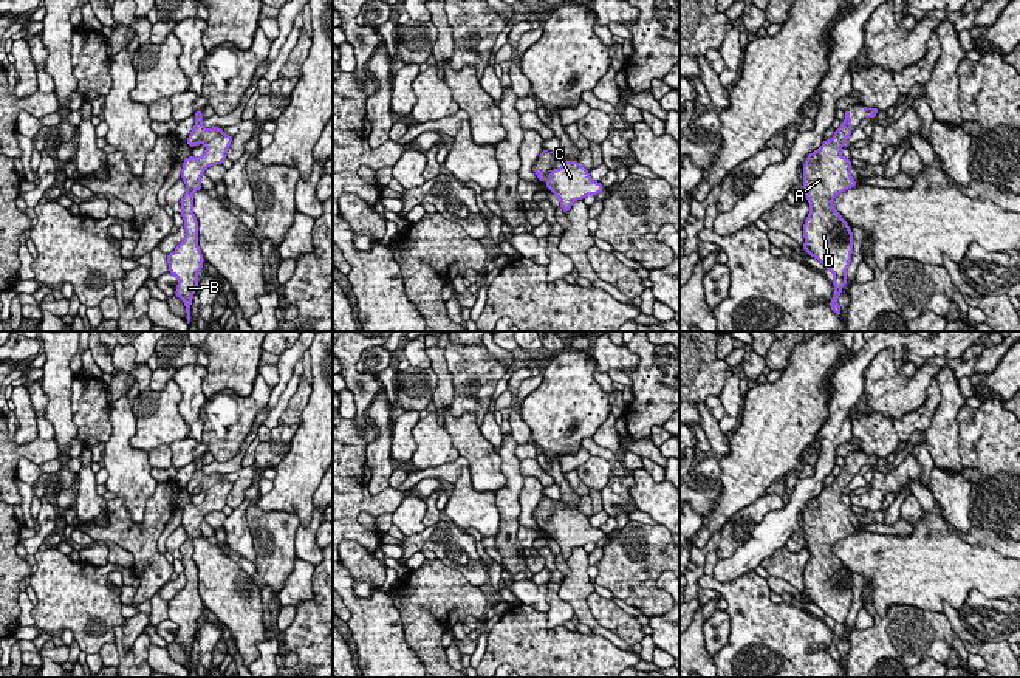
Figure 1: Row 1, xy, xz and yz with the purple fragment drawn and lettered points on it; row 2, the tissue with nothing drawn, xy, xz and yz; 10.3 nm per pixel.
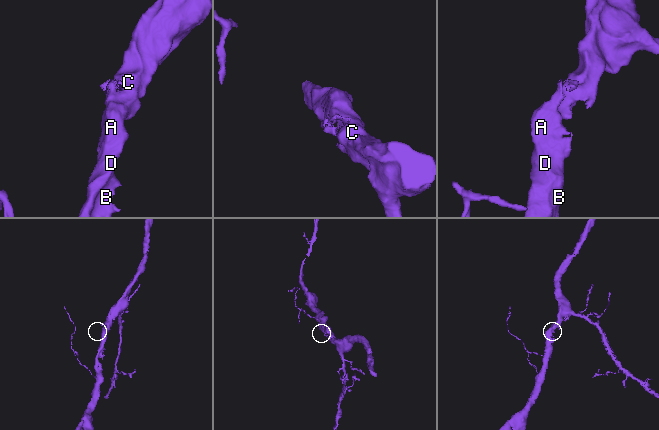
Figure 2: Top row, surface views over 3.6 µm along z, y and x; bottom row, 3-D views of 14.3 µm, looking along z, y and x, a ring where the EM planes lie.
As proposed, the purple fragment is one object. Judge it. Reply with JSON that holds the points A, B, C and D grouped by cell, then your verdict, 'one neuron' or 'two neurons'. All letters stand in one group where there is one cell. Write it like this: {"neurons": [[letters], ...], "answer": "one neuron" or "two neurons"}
{"neurons": [["A", "B", "C", "D"]], "answer": "one neuron"}

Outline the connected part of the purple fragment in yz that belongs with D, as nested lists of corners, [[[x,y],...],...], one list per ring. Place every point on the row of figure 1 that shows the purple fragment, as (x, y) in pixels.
[[[844,111],[845,119],[831,139],[806,156],[803,167],[803,190],[809,203],[809,214],[803,224],[803,251],[816,257],[830,272],[834,274],[834,297],[831,310],[842,316],[837,297],[847,286],[847,269],[853,254],[853,231],[833,206],[833,200],[856,187],[850,175],[851,159],[844,158],[840,150],[853,133],[851,111]]]

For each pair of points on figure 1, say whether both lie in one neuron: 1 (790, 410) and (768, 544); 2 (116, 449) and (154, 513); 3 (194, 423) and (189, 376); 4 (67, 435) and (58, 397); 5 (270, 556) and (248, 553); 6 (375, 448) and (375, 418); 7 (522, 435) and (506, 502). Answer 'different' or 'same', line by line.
1: different
2: different
3: same
4: same
5: different
6: same
7: different

